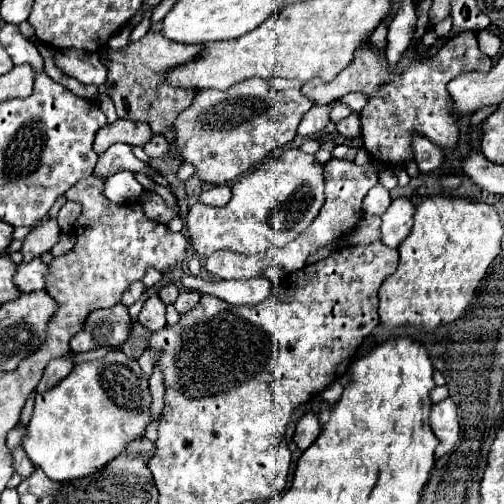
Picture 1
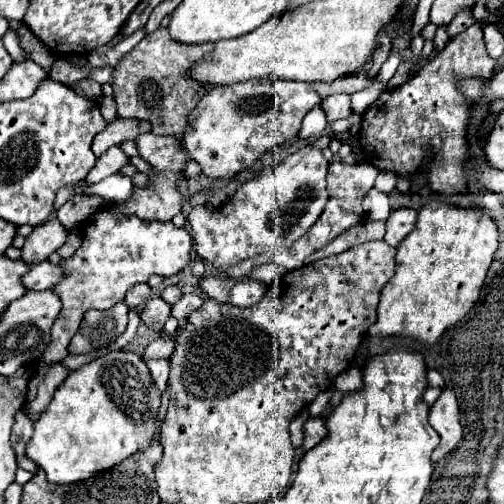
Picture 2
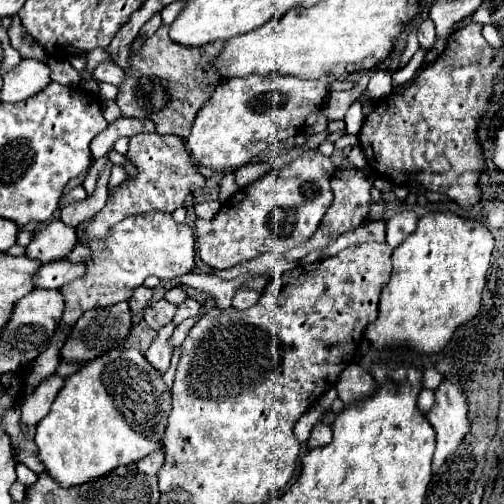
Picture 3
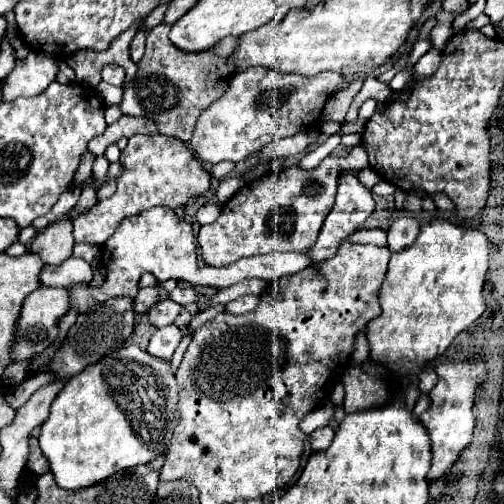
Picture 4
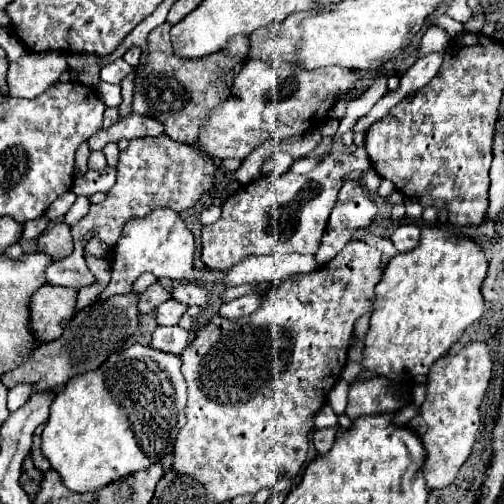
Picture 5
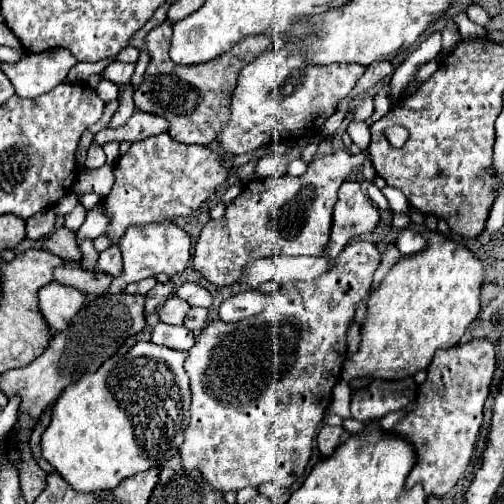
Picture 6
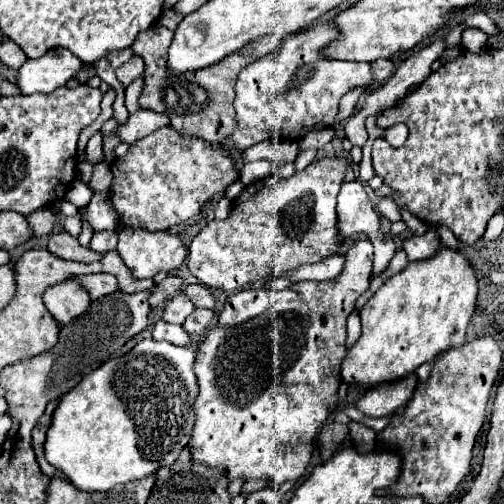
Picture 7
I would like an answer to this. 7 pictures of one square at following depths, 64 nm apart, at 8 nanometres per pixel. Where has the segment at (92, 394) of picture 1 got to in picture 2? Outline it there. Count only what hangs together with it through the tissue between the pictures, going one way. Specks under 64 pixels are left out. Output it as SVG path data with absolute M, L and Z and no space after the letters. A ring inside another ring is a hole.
M124 350L110 352L104 358L98 358L70 372L68 378L58 386L48 408L38 414L38 420L34 420L34 434L26 444L26 454L48 474L48 480L54 484L86 480L148 446L154 440L154 422L158 408L160 396L150 380L148 366L142 362L142 358Z

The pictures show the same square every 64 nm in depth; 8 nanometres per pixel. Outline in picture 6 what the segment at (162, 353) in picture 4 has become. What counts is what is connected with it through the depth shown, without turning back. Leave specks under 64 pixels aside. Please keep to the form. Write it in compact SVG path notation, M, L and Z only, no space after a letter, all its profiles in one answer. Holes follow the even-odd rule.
M158 322L152 332L152 342L160 346L168 346L172 350L188 352L194 344L194 334L184 326L168 326L164 322Z

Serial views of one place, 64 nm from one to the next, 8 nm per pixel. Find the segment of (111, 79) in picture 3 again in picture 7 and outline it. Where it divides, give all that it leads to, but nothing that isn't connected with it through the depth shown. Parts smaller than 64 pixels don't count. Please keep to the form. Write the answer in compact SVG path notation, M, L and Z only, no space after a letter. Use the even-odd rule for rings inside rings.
M134 56L130 62L122 64L120 68L116 68L116 78L128 86L132 80L136 80L138 76L144 74L144 60L140 56Z

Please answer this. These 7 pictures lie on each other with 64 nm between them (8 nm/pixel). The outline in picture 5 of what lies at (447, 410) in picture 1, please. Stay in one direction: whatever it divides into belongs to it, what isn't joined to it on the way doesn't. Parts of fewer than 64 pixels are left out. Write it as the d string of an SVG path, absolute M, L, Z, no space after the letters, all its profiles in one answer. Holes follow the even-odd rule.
M482 342L468 344L454 356L442 356L428 372L428 392L420 414L410 420L410 428L418 432L426 448L424 478L428 488L446 488L456 478L458 468L470 456L480 426L480 402L486 394L492 374L490 350Z

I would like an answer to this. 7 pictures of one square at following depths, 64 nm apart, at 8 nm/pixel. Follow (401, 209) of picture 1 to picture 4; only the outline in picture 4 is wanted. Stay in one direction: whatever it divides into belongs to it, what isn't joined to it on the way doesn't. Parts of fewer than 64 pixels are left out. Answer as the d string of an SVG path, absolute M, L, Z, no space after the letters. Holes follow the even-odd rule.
M400 216L392 222L392 226L388 228L388 248L392 252L406 248L408 244L412 244L412 240L416 240L418 236L418 220L412 216Z

